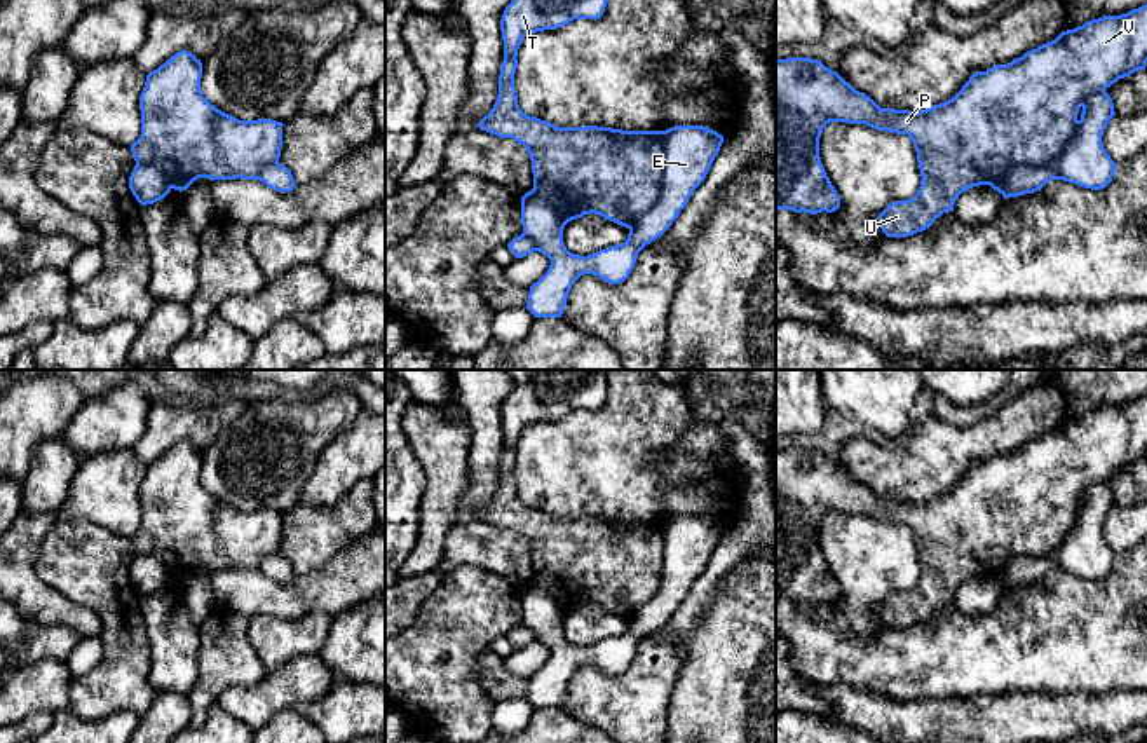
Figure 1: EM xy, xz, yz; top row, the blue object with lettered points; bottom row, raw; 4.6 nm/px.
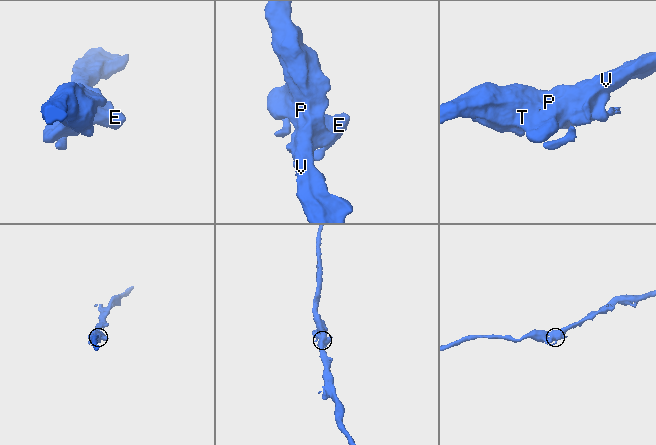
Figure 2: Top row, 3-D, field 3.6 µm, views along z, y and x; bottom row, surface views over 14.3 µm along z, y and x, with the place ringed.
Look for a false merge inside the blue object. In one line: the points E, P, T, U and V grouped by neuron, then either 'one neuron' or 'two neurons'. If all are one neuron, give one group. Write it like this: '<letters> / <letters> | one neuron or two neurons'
E P T U V | one neuron

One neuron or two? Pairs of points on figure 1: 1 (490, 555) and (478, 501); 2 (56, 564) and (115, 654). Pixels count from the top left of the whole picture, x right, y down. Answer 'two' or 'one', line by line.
1: one
2: one

